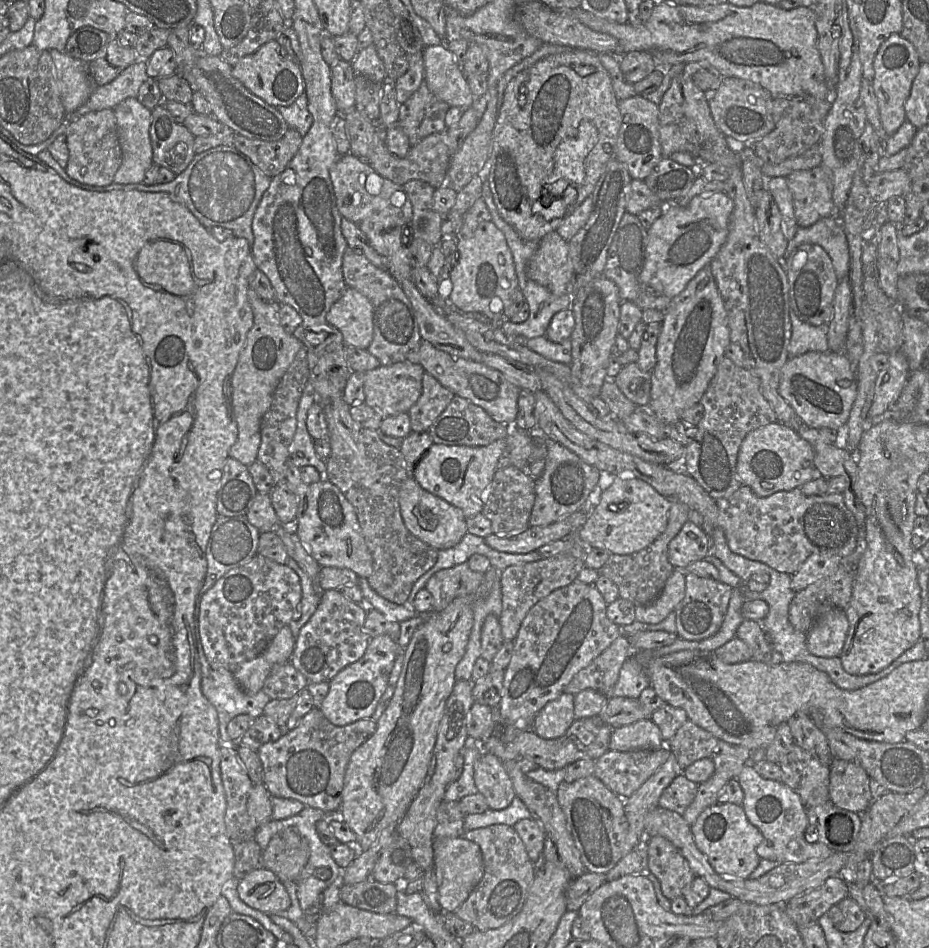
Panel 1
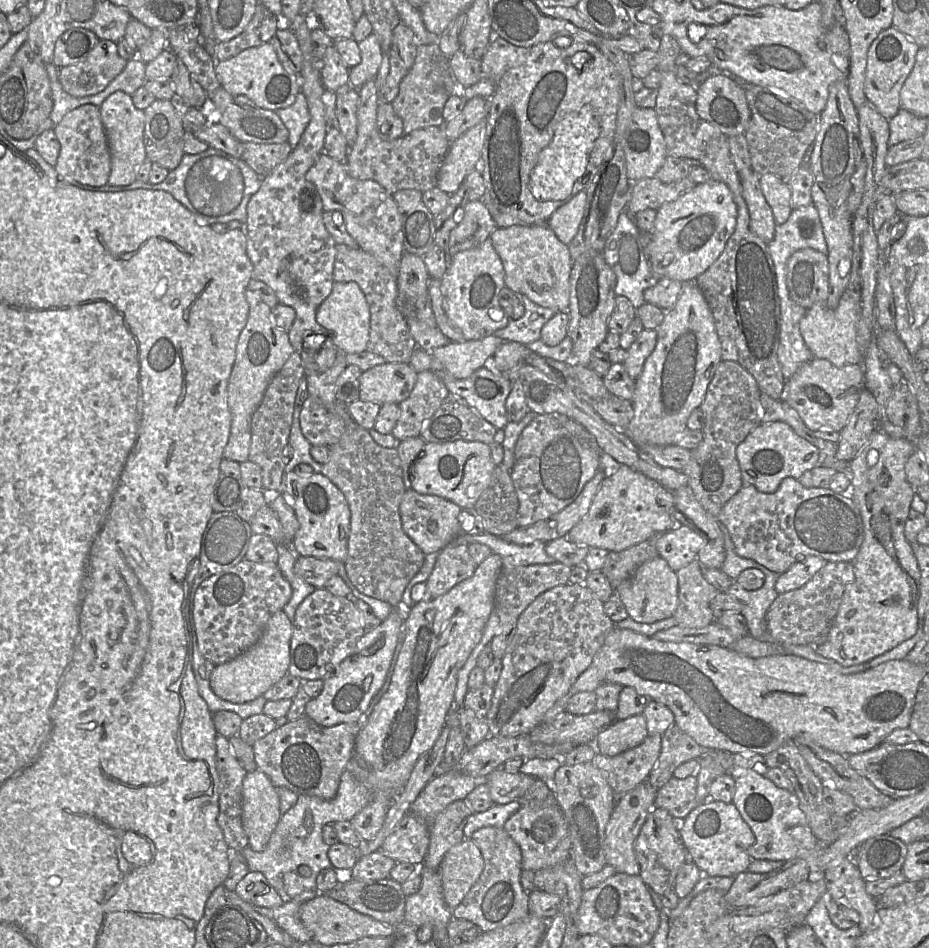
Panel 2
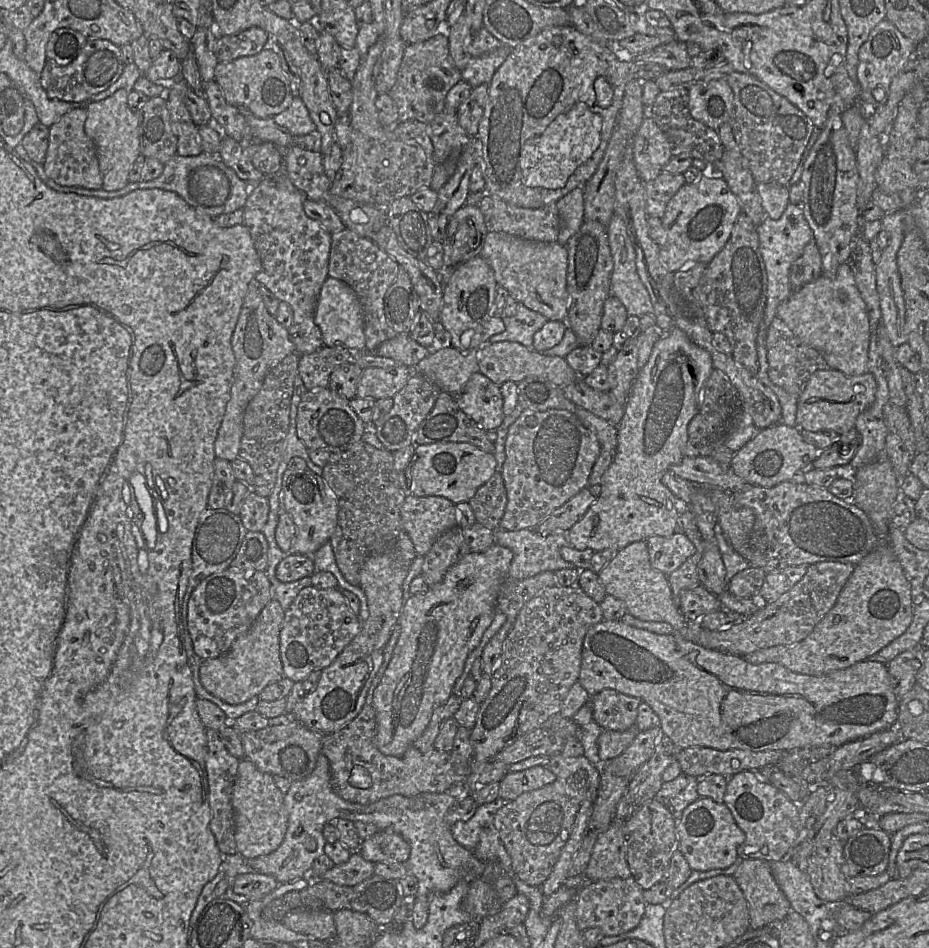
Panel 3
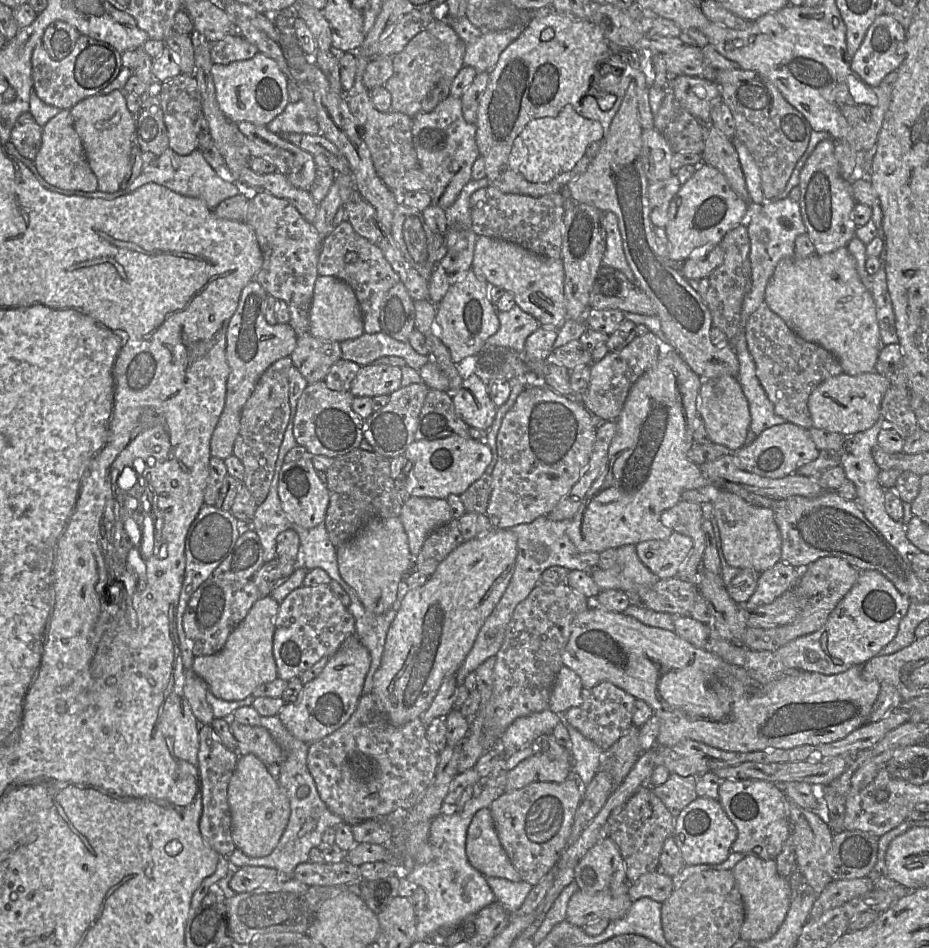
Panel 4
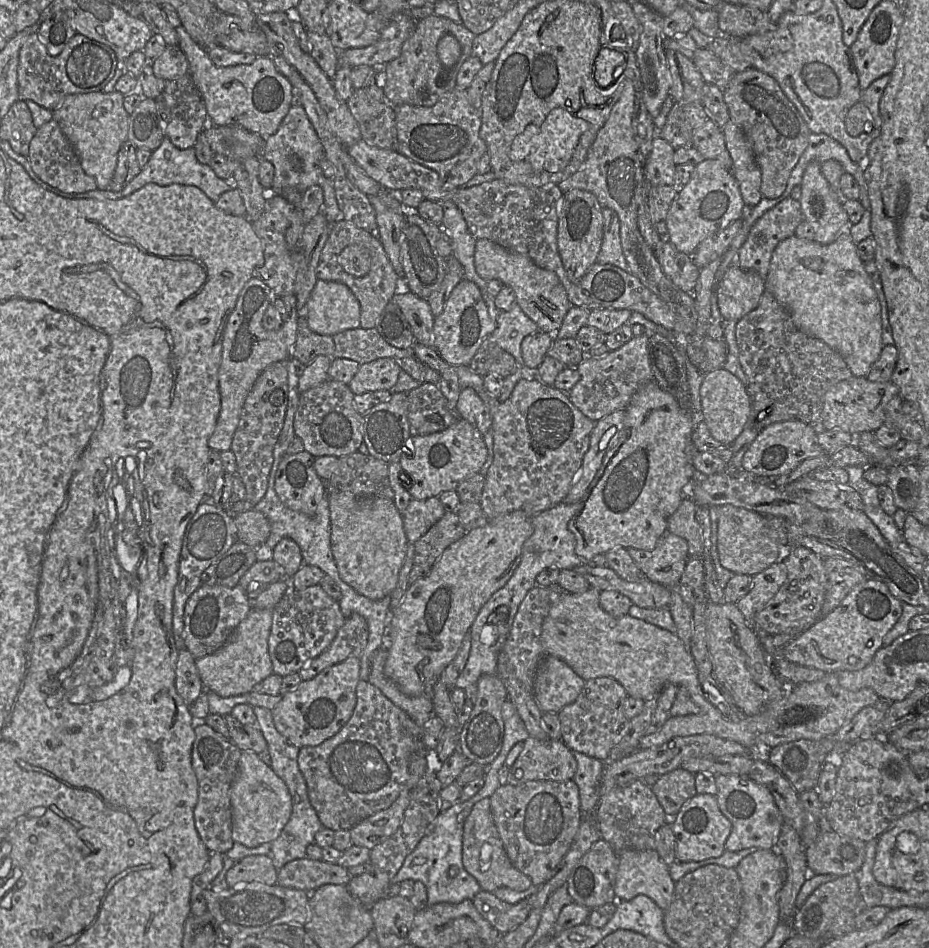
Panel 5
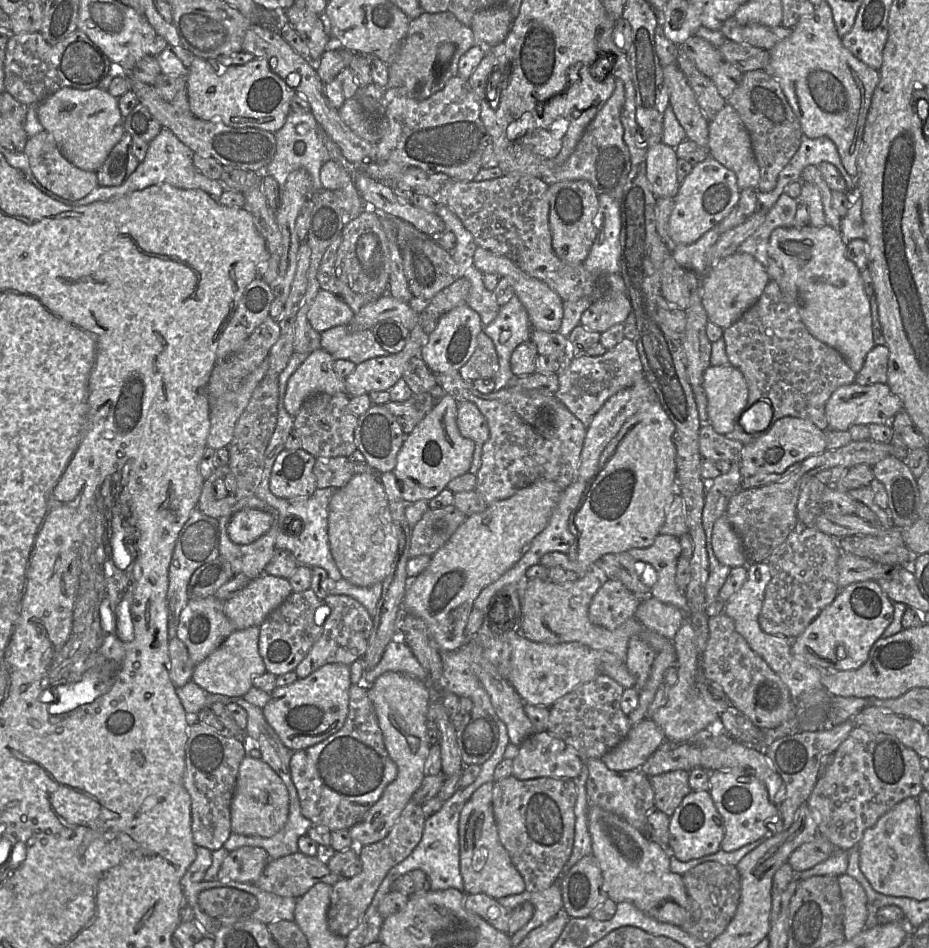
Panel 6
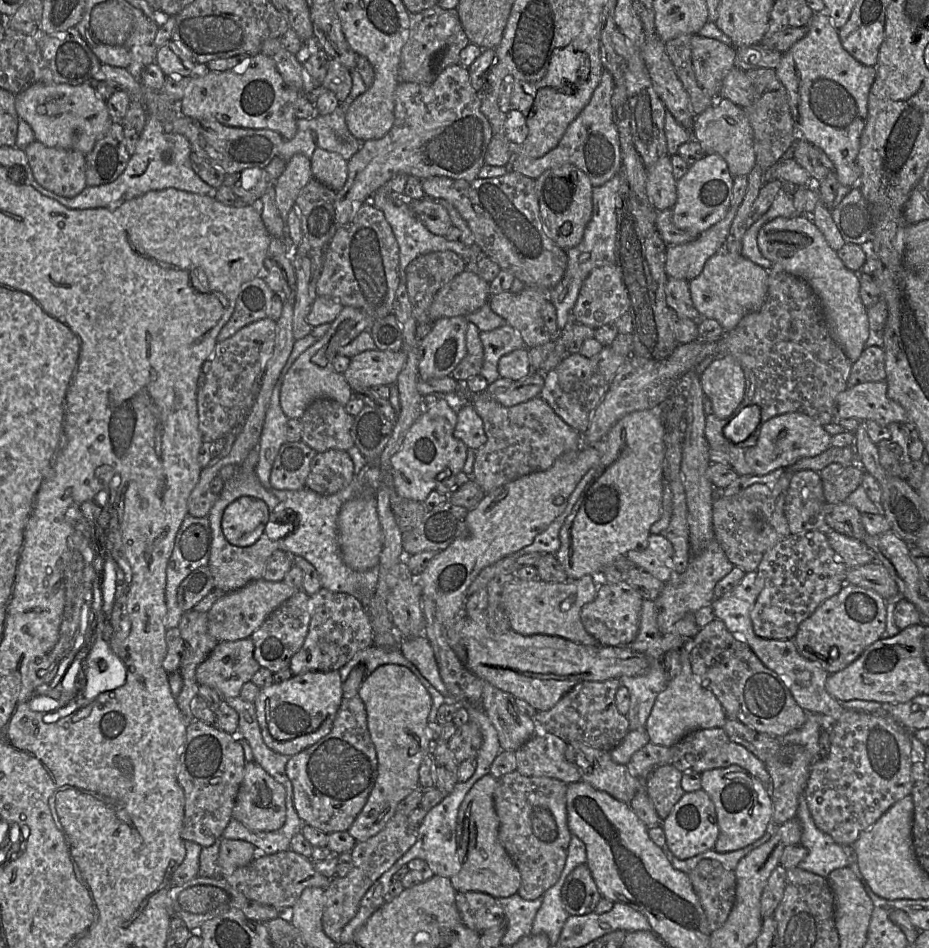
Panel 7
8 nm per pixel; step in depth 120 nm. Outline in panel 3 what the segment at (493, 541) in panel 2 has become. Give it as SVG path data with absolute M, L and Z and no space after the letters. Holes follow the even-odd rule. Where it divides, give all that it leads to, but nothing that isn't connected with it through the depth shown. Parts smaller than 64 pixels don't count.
M497 529L493 531L495 544L509 548L513 552L508 577L512 579L526 579L544 571L556 572L561 569L575 568L570 562L564 560L560 549L569 545L567 531L555 531L549 534L540 534L535 529L521 529L509 531Z

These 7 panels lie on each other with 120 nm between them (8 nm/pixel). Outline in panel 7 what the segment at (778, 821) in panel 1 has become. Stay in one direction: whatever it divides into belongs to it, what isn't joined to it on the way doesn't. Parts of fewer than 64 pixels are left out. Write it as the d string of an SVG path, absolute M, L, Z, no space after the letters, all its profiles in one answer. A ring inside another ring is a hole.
M737 765L707 770L701 774L701 786L715 806L719 836L714 849L731 852L761 838L770 829L773 802L769 789L748 771Z

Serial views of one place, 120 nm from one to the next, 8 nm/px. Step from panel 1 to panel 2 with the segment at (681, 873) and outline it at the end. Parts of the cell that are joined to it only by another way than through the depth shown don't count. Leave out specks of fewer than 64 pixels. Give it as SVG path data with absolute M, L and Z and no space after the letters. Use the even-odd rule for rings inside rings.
M653 807L634 842L634 851L639 864L639 876L643 882L660 896L672 891L680 868L689 859L688 852L679 833L680 821L675 820L667 810Z

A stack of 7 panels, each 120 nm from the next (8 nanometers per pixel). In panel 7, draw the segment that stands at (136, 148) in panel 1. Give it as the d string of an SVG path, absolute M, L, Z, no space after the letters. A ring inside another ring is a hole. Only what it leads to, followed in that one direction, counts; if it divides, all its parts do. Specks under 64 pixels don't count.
M34 83L15 96L18 117L32 128L35 140L47 147L88 154L109 129L112 119L94 83L81 85Z

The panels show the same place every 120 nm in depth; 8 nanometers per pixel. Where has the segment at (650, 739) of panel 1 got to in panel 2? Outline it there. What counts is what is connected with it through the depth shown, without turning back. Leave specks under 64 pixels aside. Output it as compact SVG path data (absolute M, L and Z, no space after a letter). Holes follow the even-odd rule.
M643 715L617 720L593 740L597 753L616 756L640 745L648 736Z

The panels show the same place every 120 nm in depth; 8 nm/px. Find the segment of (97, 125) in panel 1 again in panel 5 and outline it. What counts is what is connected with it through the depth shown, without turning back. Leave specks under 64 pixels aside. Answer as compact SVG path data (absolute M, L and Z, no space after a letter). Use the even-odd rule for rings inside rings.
M54 119L37 129L30 142L27 158L33 172L43 182L62 192L83 193L97 189L95 179L84 172L72 144Z

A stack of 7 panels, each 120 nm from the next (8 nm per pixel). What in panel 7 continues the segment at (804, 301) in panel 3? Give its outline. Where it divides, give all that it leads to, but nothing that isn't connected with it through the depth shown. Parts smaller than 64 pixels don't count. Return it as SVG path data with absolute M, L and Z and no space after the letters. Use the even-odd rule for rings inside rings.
M808 215L777 217L767 222L759 230L757 243L765 258L811 286L821 302L830 336L850 361L856 362L866 348L869 337L868 308L860 297L859 272L849 270L844 265Z

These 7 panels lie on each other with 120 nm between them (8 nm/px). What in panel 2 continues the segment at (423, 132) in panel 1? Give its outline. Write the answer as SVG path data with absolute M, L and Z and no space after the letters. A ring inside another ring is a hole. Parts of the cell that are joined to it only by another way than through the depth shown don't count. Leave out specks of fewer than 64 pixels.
M418 44L415 62L400 82L398 94L392 101L394 112L402 120L404 134L416 129L443 125L443 108L450 96L445 86L443 69L446 60L437 44Z

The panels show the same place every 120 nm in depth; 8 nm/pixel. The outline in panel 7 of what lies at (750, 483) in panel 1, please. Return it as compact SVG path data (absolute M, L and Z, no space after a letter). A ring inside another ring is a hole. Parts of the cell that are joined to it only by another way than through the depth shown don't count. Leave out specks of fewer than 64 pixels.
M804 413L782 414L760 424L757 443L745 448L746 462L754 475L766 475L778 468L787 468L800 459L822 454L831 446L831 438L822 425Z

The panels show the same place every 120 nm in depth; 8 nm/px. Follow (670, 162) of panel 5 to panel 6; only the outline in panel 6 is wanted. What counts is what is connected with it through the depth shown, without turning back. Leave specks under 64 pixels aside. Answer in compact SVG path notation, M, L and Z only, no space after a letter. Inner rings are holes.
M663 142L649 147L646 160L646 176L657 198L674 198L679 190L677 179L676 149Z

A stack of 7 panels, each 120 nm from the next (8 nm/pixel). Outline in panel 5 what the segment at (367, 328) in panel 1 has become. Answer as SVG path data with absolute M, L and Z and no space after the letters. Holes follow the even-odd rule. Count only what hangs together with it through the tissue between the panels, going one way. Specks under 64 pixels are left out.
M317 280L305 306L305 317L313 332L333 336L360 327L360 304L346 285Z

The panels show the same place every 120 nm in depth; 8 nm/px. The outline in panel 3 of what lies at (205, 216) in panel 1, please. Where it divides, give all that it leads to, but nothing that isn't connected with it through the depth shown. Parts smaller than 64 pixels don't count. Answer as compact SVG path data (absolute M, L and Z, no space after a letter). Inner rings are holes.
M21 144L14 148L16 154L29 163L37 172L40 179L51 189L61 193L75 193L82 196L98 197L102 199L112 199L124 196L138 189L164 189L173 191L183 198L190 206L198 212L211 217L220 214L231 213L245 206L251 185L241 180L236 173L227 167L219 154L209 154L202 152L197 156L174 155L164 163L164 170L161 175L151 181L139 181L128 183L124 188L116 191L106 191L103 189L92 190L76 186L62 186L50 179L44 171L43 164L33 161Z

